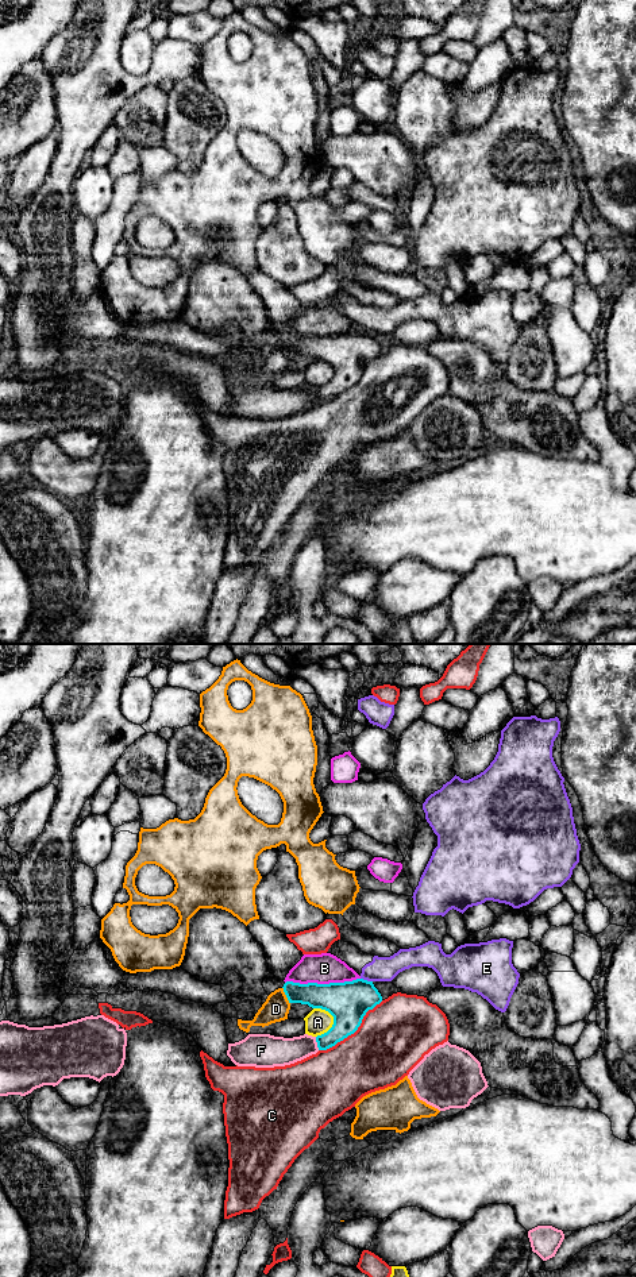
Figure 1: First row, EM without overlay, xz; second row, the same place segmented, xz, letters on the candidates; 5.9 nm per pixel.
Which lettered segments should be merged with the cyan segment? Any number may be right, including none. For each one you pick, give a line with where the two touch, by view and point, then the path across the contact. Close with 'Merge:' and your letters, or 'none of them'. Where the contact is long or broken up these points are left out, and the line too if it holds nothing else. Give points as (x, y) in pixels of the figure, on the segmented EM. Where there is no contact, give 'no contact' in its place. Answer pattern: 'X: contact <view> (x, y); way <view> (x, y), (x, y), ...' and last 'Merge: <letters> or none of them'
Merge: none of them

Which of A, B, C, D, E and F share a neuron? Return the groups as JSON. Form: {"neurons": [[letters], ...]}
{"neurons": [["A"], ["B"], ["C"], ["D"], ["E"], ["F"]]}

